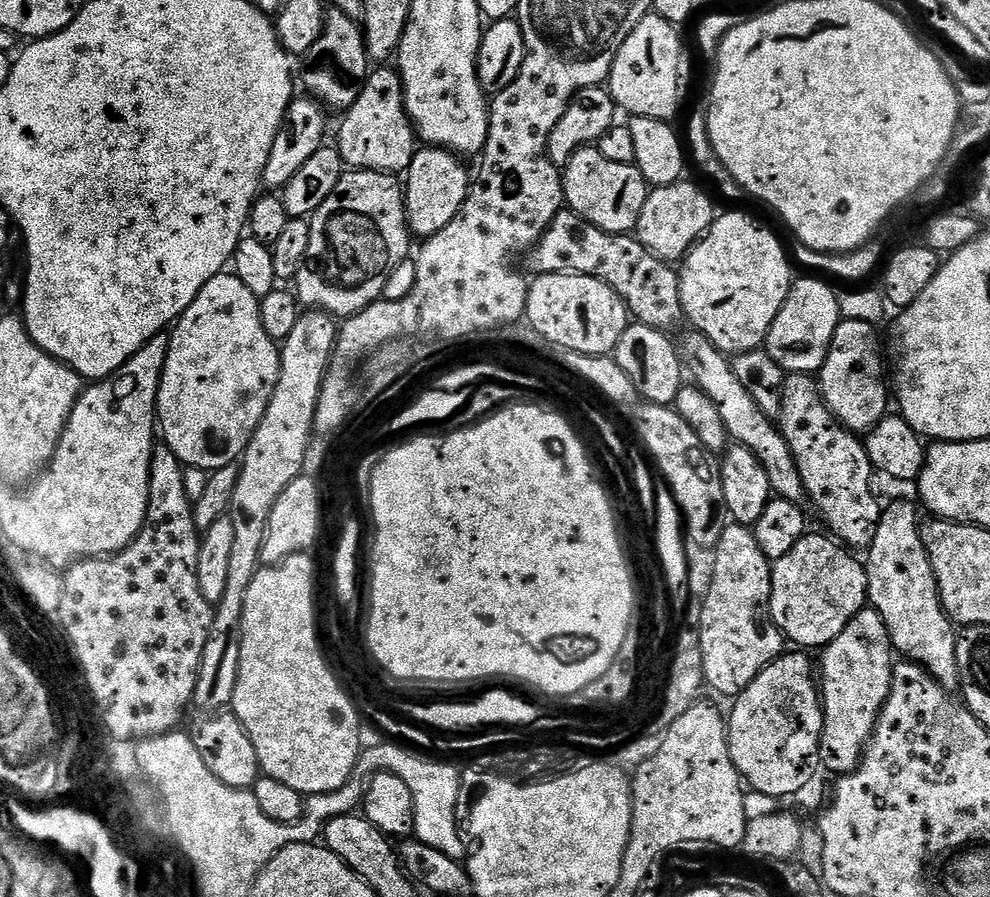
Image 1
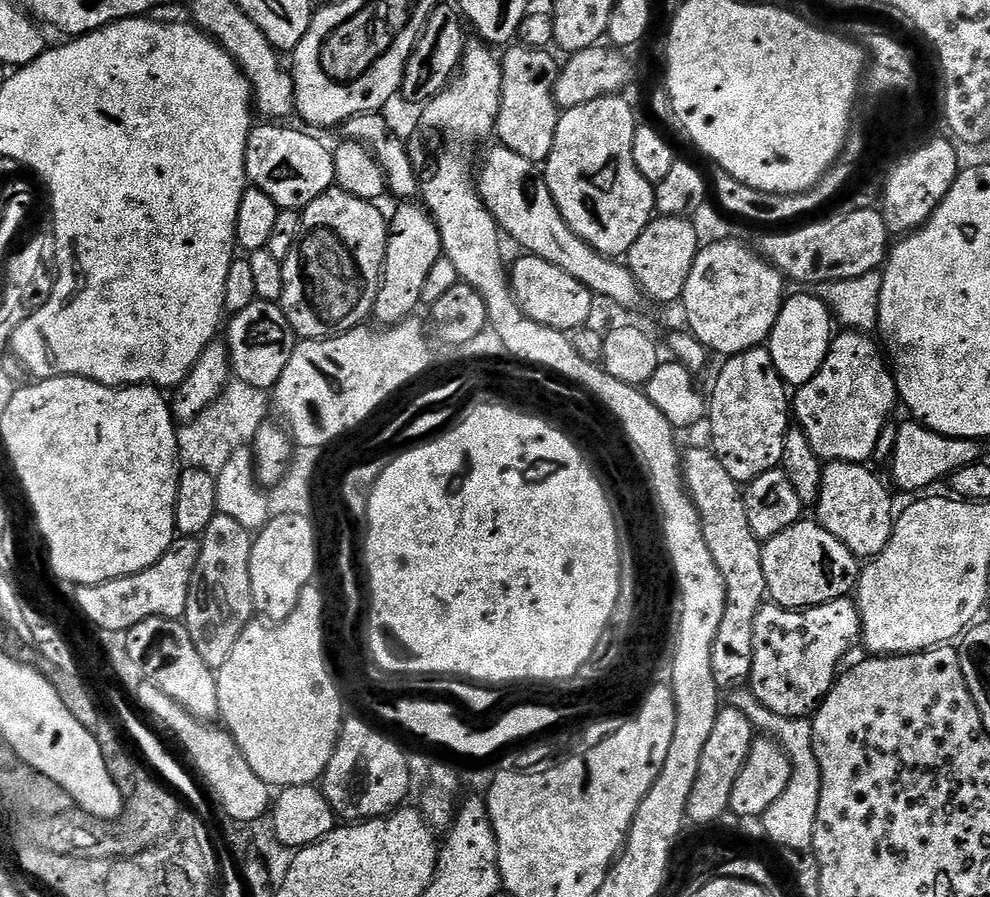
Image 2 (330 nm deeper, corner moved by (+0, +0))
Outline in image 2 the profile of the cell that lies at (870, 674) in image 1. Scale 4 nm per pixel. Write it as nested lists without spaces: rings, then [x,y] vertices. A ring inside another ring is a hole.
[[[843,596],[834,602],[826,602],[817,608],[801,608],[799,610],[795,608],[783,608],[781,604],[766,602],[758,610],[758,618],[754,618],[754,662],[752,663],[752,669],[746,681],[752,697],[762,706],[766,706],[766,710],[770,710],[774,714],[782,714],[782,718],[811,717],[826,698],[826,694],[831,690],[832,685],[836,683],[838,679],[836,664],[843,662],[844,655],[847,654],[848,647],[851,646],[852,640],[854,640],[854,642],[860,640],[860,611],[856,609],[855,599]]]

